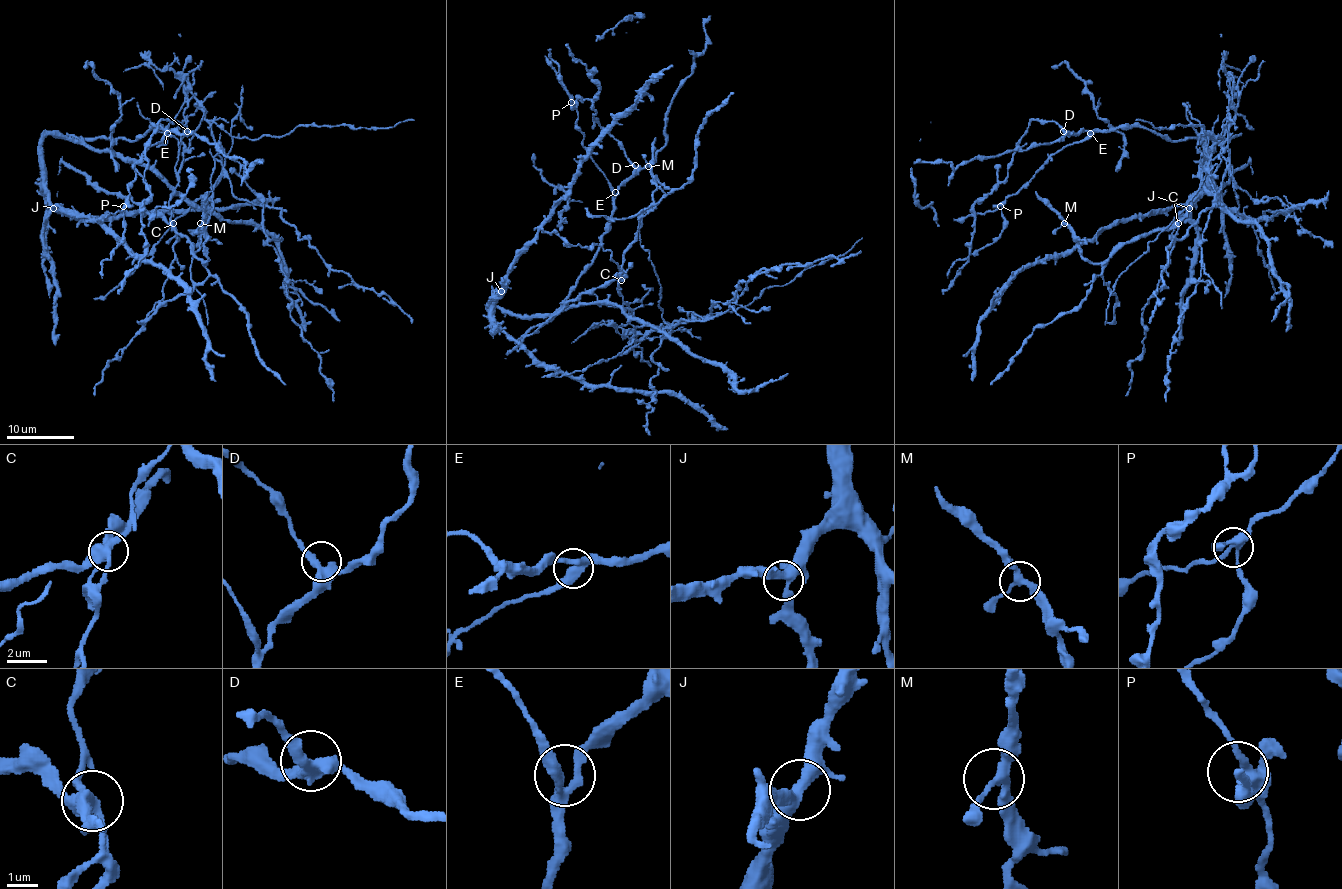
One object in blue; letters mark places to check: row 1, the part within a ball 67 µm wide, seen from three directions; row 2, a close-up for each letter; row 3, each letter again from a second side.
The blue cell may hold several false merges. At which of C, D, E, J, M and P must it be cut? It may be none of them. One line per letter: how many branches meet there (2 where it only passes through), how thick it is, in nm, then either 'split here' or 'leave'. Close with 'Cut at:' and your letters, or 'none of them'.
C: 4 | 400 nm | split here
D: 3 | 380 nm | leave
E: 3 | 320 nm | leave
J: 4 | 380 nm | leave
M: 3 | 240 nm | leave
P: 4 | 320 nm | leave
Cut at: C

